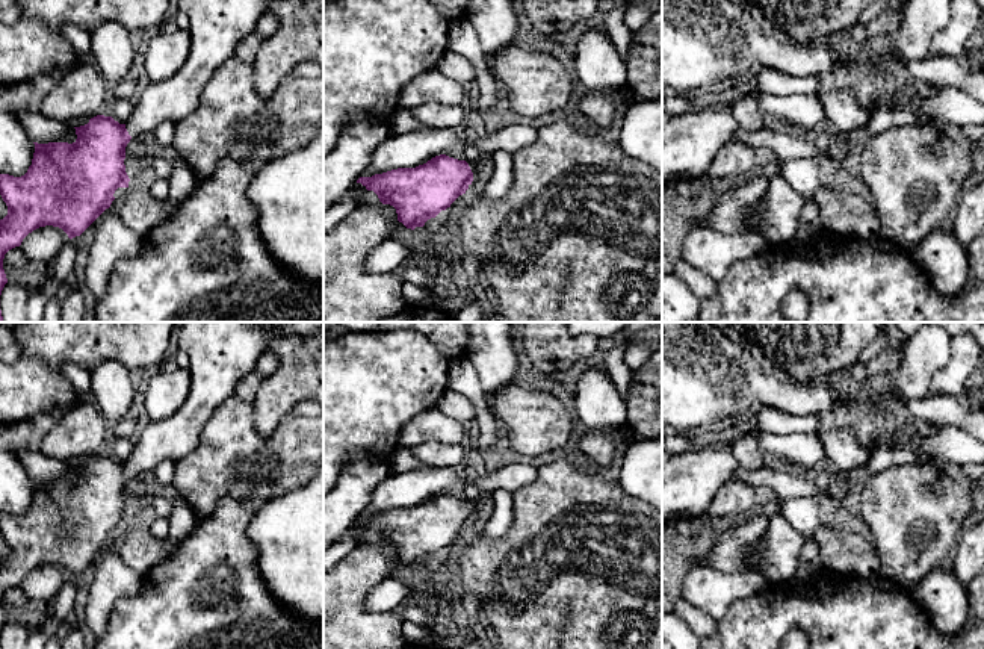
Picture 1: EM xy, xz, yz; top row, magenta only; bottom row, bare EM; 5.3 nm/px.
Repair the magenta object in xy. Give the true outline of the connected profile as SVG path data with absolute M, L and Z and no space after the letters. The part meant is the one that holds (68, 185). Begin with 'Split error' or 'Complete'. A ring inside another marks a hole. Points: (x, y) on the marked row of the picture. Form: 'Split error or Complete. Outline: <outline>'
Split error. Outline: M178 0L178 11L189 17L190 50L183 67L168 80L151 82L135 103L125 124L112 116L97 115L88 124L74 127L77 139L68 142L35 144L32 165L21 177L0 174L0 195L8 215L0 219L0 295L8 283L5 254L20 247L33 230L45 225L62 228L70 239L80 236L115 200L118 188L128 188L125 172L125 147L163 123L177 124L200 104L200 95L213 76L236 53L237 44L251 32L258 18L268 12L271 0Z

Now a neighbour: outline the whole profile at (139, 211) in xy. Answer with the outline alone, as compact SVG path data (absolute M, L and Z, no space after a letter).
M181 157L174 159L171 163L169 192L163 200L154 198L150 191L127 188L127 192L112 204L119 219L141 236L148 234L156 225L174 215L198 185L196 174Z

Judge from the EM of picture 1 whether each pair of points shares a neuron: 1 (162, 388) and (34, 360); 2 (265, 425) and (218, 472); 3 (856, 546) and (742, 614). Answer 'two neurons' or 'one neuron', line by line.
1: two neurons
2: two neurons
3: two neurons

